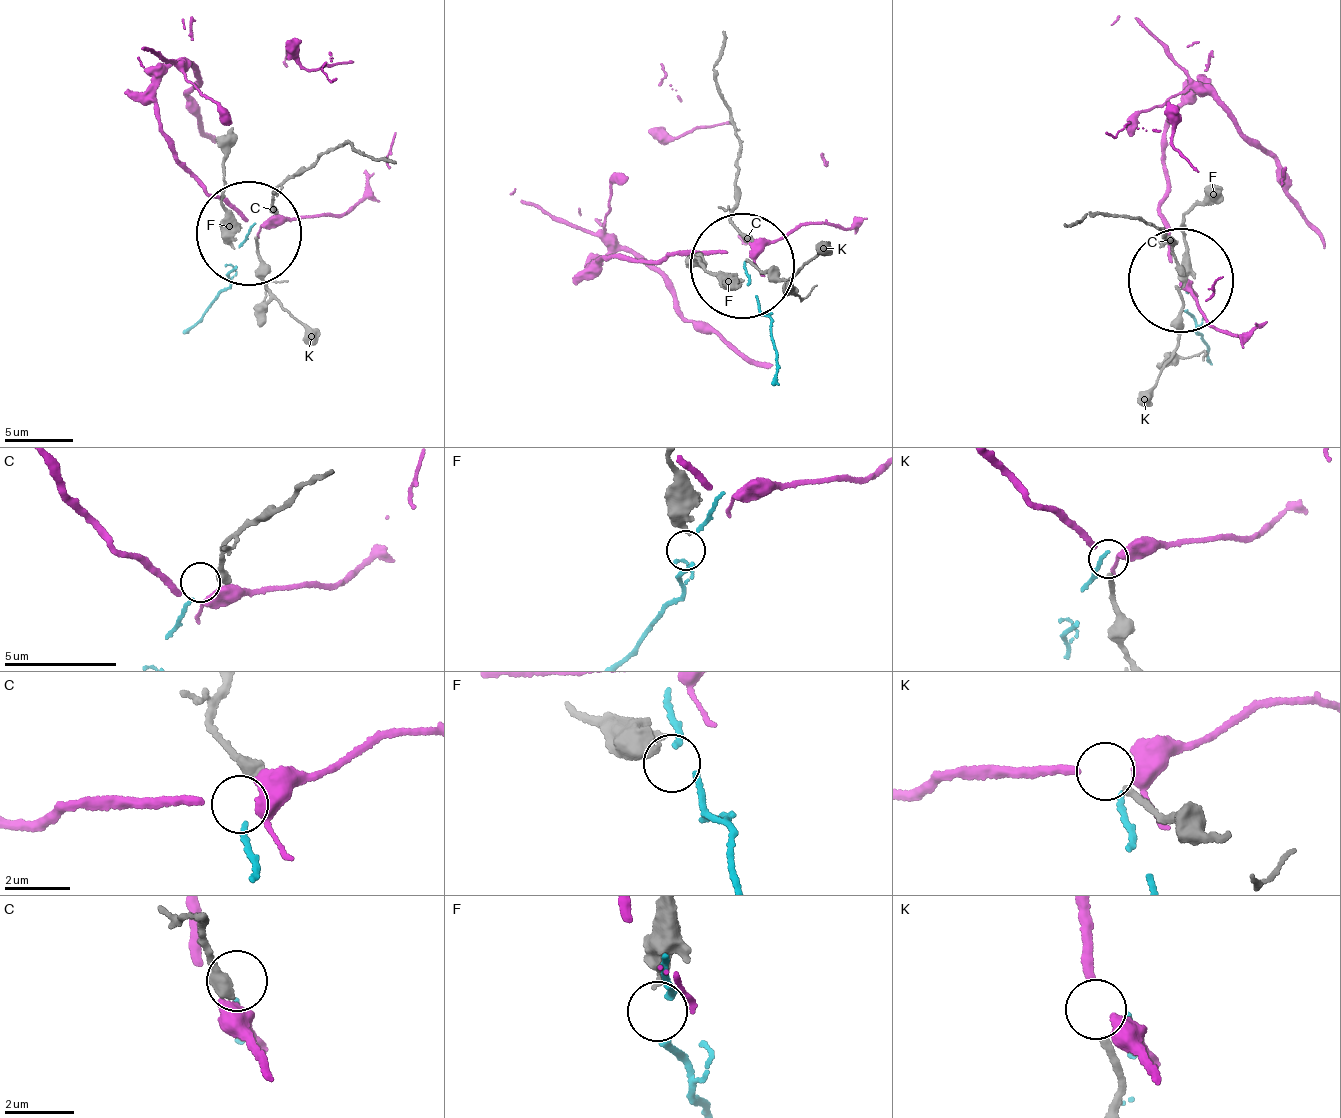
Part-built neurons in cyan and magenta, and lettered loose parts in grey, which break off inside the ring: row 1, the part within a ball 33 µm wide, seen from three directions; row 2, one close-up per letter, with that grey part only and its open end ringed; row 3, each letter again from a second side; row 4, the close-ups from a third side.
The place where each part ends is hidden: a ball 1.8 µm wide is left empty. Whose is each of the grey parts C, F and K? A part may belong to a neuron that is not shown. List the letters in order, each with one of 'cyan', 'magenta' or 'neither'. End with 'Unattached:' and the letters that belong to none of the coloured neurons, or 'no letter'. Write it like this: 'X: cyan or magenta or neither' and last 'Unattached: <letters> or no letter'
C: cyan
F: neither
K: magenta
Unattached: F

